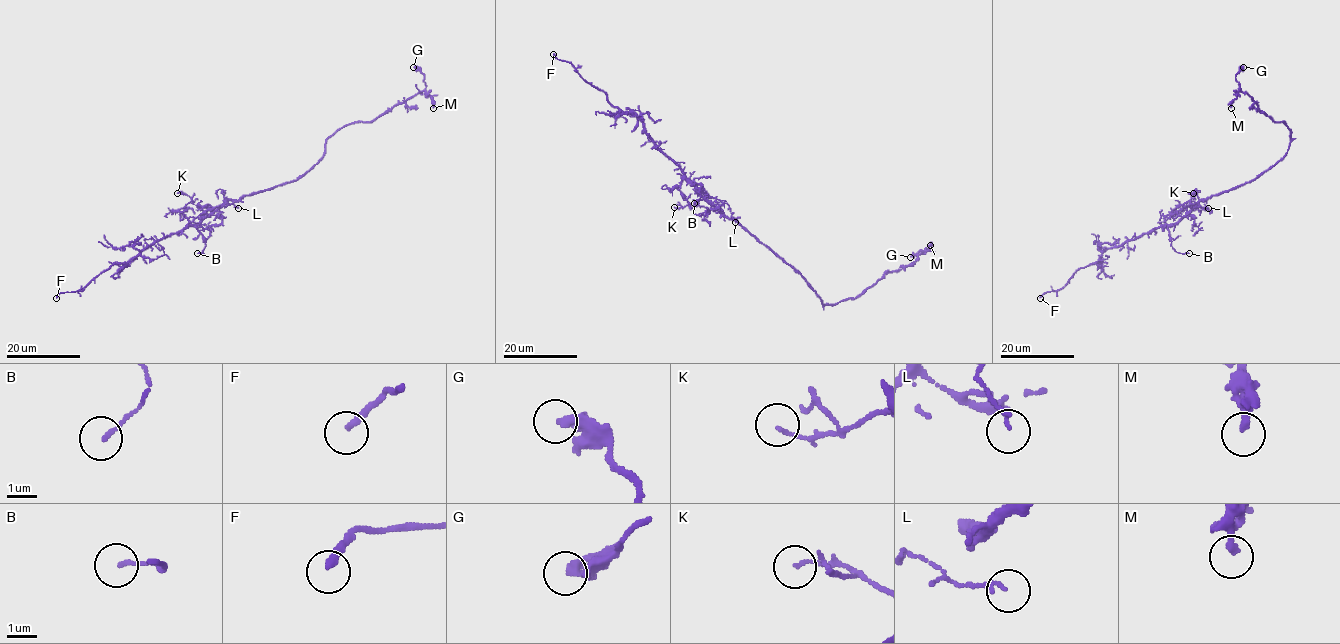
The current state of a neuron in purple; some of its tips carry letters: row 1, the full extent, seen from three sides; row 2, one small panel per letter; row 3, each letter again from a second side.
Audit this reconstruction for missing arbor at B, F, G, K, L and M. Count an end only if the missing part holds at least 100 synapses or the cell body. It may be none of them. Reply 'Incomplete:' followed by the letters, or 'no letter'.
Incomplete: F

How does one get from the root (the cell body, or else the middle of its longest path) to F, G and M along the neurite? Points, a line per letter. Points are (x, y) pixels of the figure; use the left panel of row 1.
F: (247, 195), (226, 200), (197, 224), (156, 240), (81, 290), (56, 298)
G: (247, 195), (298, 180), (323, 157), (326, 140), (338, 130), (375, 121), (423, 91), (424, 75), (413, 67)
M: (247, 195), (298, 180), (323, 157), (326, 140), (349, 124), (375, 121), (423, 91), (432, 98), (433, 108)

